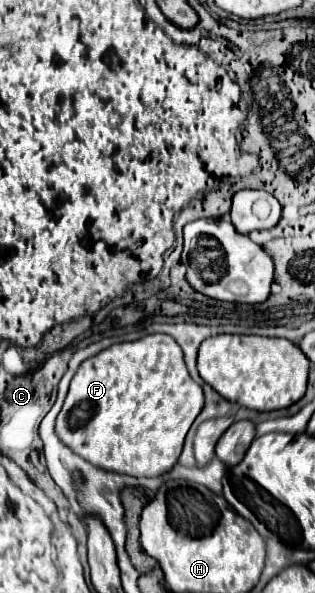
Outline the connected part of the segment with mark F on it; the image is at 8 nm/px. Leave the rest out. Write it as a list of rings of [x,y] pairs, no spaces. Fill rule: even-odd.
[[[153,333],[131,343],[117,343],[85,359],[73,375],[65,403],[57,415],[55,431],[67,447],[89,463],[133,477],[157,477],[177,463],[185,435],[205,405],[203,389],[189,377],[183,351],[171,335]]]

